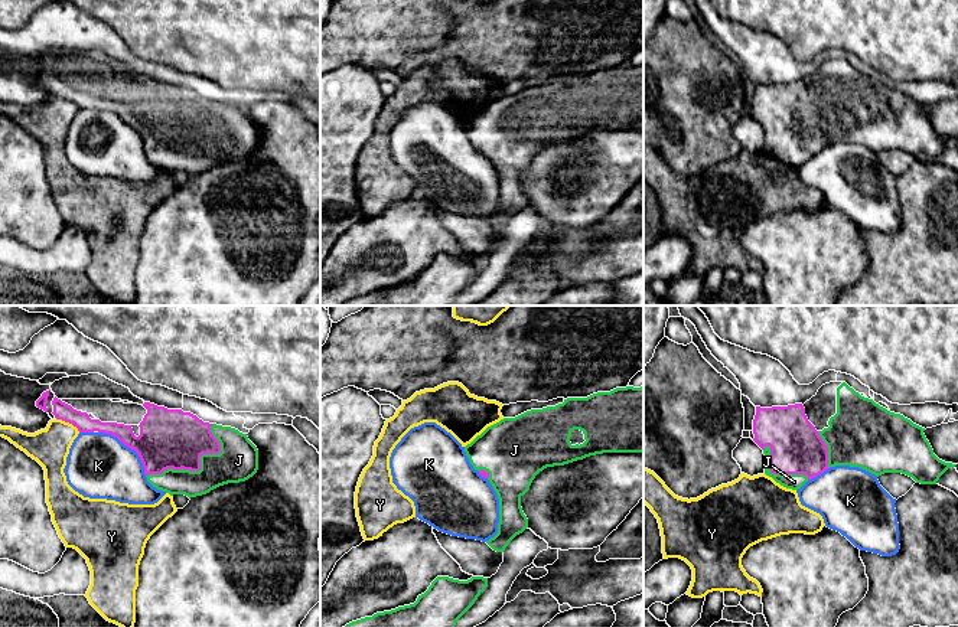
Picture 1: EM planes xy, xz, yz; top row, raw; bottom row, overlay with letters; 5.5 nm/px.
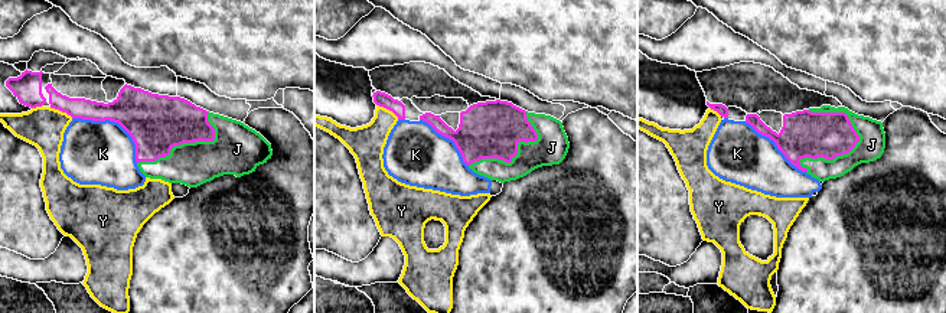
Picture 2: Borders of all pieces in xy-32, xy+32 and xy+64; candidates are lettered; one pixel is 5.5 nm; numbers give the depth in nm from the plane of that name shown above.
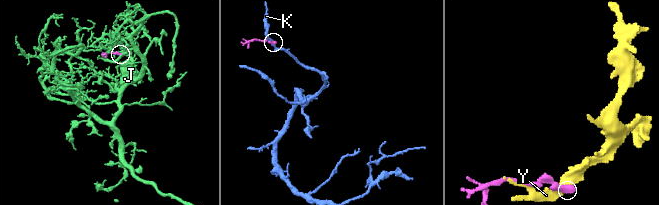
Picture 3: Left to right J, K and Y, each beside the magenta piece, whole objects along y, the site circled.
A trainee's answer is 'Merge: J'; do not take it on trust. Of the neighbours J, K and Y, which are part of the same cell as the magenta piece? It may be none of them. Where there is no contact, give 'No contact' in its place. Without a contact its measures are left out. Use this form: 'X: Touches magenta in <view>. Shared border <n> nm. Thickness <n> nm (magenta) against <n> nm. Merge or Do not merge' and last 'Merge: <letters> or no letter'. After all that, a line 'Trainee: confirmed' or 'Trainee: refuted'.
J: Touches magenta in xy. Shared border 480 nm. Thickness 340 nm (magenta) against 220 nm. Merge
K: Touches magenta in xy. Shared border 360 nm. Thickness 340 nm (magenta) against 360 nm. Do not merge
Y: Touches magenta in xy. Shared border 150 nm. Thickness 100 nm (magenta) against 220 nm. Do not merge
Merge: J
Trainee: confirmed

